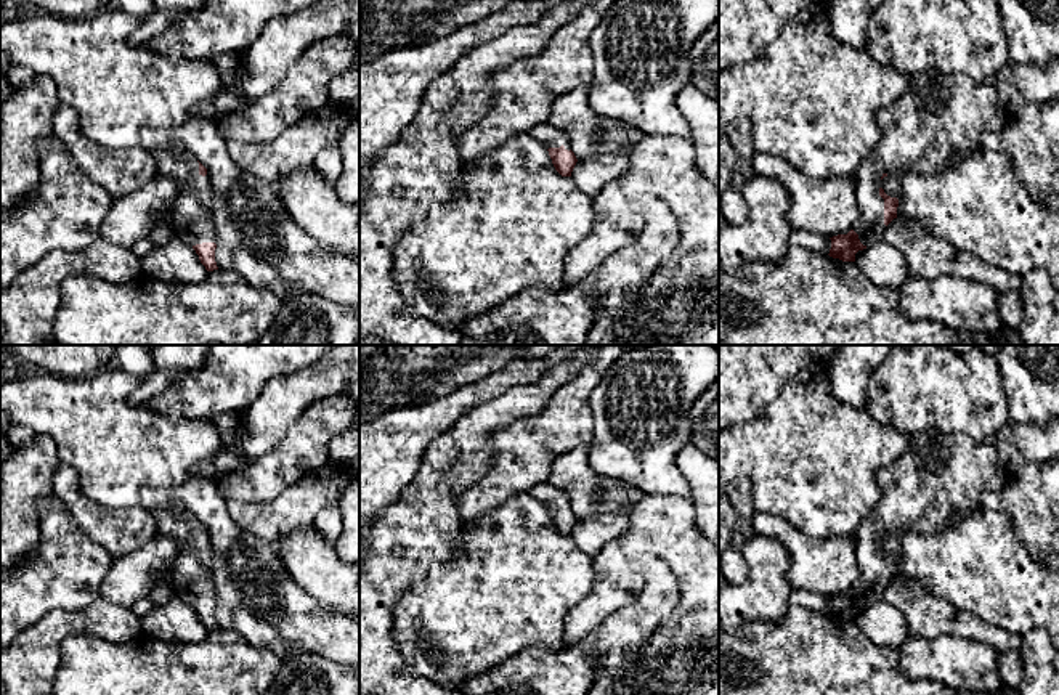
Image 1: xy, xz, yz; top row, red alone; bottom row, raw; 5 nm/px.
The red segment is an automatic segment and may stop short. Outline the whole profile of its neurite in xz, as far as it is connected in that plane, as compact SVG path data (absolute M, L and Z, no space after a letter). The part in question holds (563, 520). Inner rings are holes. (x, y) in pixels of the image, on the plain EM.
M542 482L533 486L528 494L547 507L552 523L562 536L571 536L578 518L571 510L568 496L560 488Z

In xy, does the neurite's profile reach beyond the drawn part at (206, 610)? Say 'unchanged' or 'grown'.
grown

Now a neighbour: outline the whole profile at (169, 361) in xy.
M154 345L152 369L128 396L132 404L144 404L168 388L181 374L204 366L210 345Z

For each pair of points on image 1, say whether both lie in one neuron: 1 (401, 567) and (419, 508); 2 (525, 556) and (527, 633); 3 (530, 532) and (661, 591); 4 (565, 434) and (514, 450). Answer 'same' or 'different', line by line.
1: same
2: same
3: different
4: same

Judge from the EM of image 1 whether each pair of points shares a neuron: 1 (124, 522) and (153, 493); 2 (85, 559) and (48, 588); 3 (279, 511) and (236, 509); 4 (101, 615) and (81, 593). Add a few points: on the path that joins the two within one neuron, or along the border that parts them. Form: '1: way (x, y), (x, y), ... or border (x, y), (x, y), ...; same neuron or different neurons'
1: border (101, 504), (108, 508), (143, 508), (150, 512); different neurons
2: way (76, 565), (69, 567), (58, 578); same neuron
3: way (268, 512), (247, 512); same neuron
4: border (100, 597), (81, 610), (55, 610); different neurons

